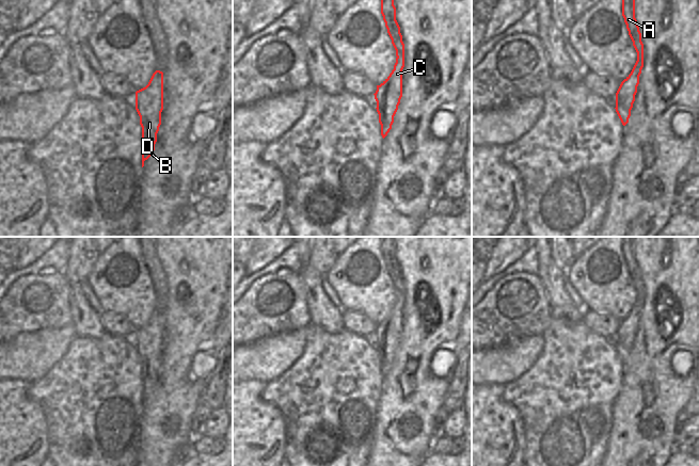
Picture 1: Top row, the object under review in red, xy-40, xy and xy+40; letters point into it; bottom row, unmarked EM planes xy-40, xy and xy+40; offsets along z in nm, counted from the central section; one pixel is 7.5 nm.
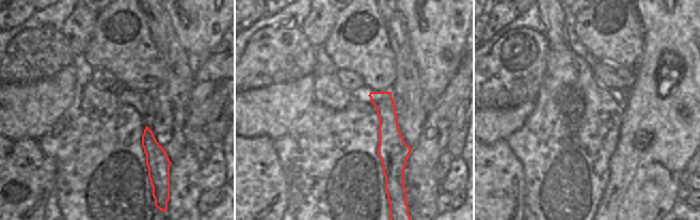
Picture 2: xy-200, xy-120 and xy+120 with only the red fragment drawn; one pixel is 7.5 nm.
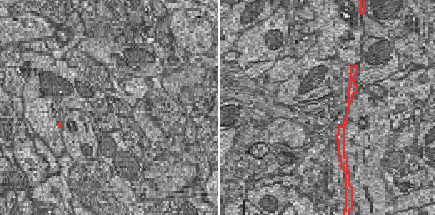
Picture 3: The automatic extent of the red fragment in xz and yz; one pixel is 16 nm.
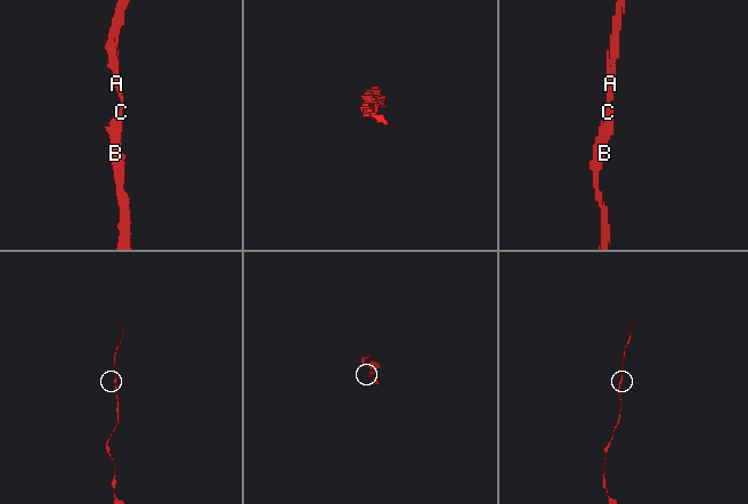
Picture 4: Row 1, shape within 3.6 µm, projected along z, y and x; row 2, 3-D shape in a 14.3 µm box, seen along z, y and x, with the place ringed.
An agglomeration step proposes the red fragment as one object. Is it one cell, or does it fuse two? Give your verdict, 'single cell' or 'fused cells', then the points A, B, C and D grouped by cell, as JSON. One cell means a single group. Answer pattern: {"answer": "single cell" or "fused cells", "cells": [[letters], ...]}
{"answer": "single cell", "cells": [["A", "B", "C", "D"]]}

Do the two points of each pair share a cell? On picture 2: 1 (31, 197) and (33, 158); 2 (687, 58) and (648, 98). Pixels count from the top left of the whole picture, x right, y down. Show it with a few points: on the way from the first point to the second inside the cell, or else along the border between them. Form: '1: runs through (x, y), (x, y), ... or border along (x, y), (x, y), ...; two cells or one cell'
1: runs through (32, 187), (32, 168); one cell
2: runs through (668, 47), (661, 49), (653, 72), (648, 79); one cell

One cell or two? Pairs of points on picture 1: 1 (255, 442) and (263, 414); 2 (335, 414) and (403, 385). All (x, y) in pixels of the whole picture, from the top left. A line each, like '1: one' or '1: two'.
1: one
2: two

